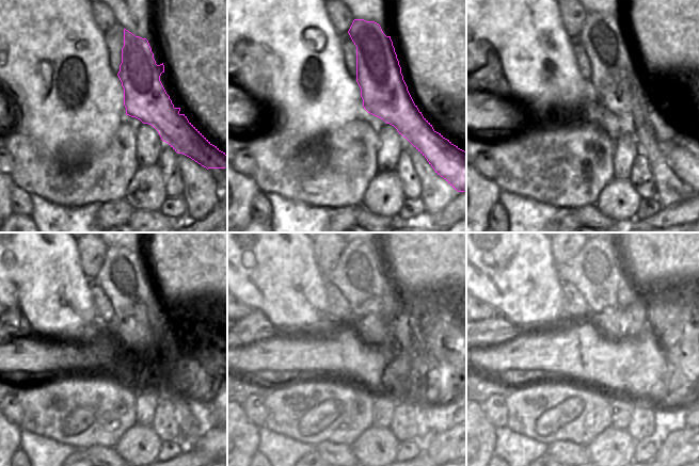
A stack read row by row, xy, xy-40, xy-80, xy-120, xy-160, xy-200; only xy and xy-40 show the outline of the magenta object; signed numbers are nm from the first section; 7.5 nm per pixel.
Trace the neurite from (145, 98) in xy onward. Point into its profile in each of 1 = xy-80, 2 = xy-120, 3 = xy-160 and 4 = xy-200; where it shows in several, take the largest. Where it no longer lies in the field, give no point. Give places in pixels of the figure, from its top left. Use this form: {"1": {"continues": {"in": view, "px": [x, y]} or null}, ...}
{"1": {"continues": {"in": "xy-80", "px": [615, 75]}}, "2": {"continues": {"in": "xy-120", "px": [123, 277]}}, "3": {"continues": {"in": "xy-160", "px": [359, 274]}}, "4": {"continues": {"in": "xy-200", "px": [596, 272]}}}

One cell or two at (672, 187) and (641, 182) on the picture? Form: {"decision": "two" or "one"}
{"decision": "two"}

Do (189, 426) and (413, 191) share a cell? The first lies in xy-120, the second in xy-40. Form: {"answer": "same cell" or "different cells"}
{"answer": "different cells"}

